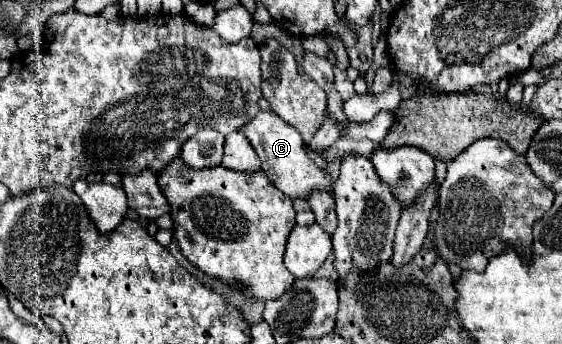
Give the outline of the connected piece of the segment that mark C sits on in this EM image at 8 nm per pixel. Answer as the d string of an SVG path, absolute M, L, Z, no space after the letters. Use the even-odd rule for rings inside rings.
M258 111L256 117L252 121L248 121L248 125L244 125L242 133L248 137L254 151L260 155L262 171L282 193L286 193L288 197L306 199L306 195L312 189L328 191L330 175L314 165L314 161L306 153L306 147L304 147L300 133L296 133L296 129L292 125L288 125L284 119L280 119L276 113Z

